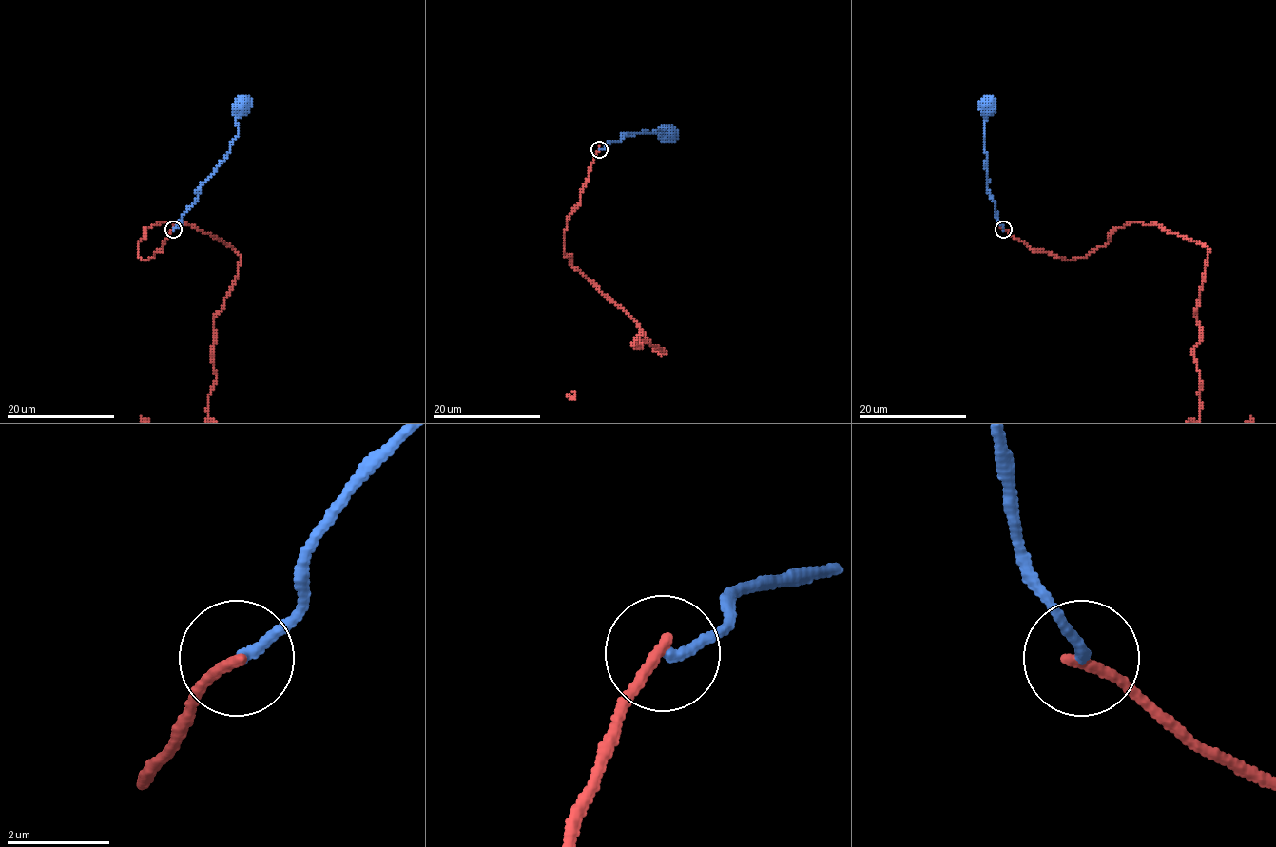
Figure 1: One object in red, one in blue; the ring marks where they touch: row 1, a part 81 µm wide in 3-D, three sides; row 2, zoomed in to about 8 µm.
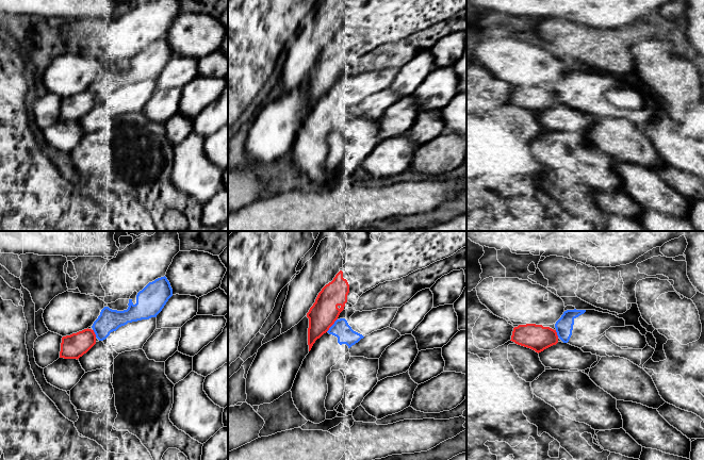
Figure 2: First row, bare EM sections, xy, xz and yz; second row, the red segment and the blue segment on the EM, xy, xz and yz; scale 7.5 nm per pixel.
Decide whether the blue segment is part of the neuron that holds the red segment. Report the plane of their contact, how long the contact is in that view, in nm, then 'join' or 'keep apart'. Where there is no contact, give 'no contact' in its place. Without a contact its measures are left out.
meets red in xz; contact 130 nm long; join

